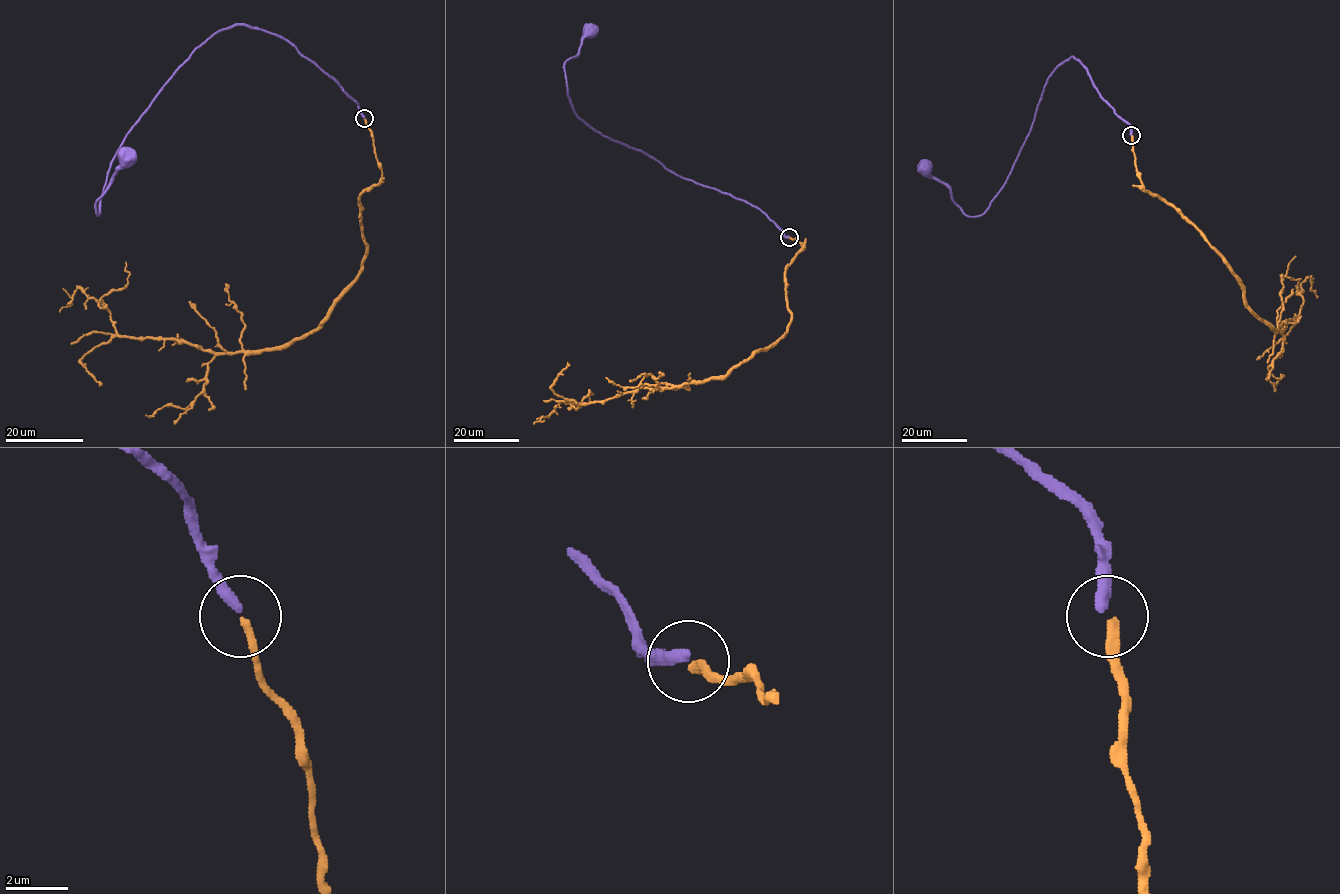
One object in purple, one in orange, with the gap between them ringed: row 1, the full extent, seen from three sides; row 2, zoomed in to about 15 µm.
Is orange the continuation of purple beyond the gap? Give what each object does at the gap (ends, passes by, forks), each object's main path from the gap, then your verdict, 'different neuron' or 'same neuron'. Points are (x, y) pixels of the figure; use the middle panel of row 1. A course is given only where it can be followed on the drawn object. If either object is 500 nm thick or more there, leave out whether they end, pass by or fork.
purple ends | orange ends | purple via (789, 237), (757, 208), (680, 177), (576, 114), (564, 63), (576, 55), (588, 31) | orange via (789, 238), (804, 247), (785, 274), (791, 321), (769, 348), (724, 375), (567, 403), (589, 392), (589, 402) | same neuron

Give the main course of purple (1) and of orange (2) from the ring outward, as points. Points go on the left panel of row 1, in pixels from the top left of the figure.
1: (364, 118), (292, 44), (234, 25), (193, 51), (133, 126), (109, 167), (98, 215), (96, 202), (124, 155)
2: (364, 118), (382, 173), (359, 200), (366, 256), (315, 329), (233, 353), (119, 335), (99, 300), (125, 262)

